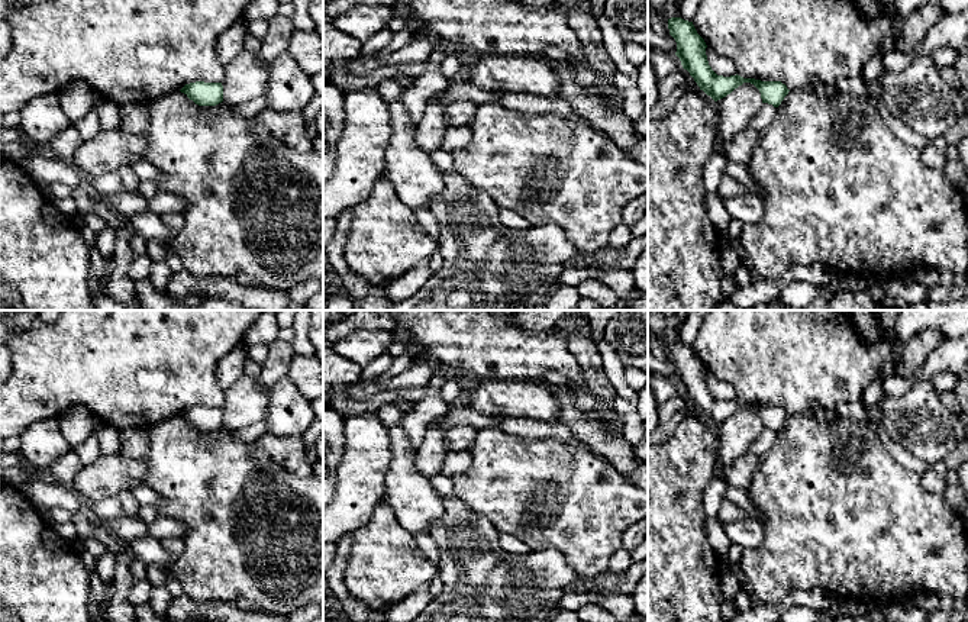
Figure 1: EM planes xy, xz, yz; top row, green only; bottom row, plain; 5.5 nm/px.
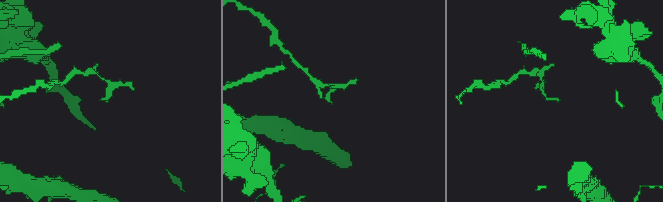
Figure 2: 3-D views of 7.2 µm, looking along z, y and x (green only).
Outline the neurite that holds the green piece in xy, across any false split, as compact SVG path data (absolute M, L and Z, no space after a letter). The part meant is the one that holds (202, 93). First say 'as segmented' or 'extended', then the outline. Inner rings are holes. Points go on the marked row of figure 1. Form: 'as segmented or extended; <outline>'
as segmented; M196 81L185 84L180 91L199 106L216 106L223 101L222 83Z

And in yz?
as segmented; M671 17L668 19L668 29L677 42L675 55L680 58L683 68L690 72L700 90L714 101L726 97L743 83L754 84L761 93L762 103L772 104L774 107L778 107L788 94L790 90L781 81L761 81L743 78L738 74L730 77L717 75L709 65L706 55L707 45L697 33L693 22Z

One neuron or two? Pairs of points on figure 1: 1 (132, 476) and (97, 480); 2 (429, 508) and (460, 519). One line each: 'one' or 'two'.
1: one
2: two

